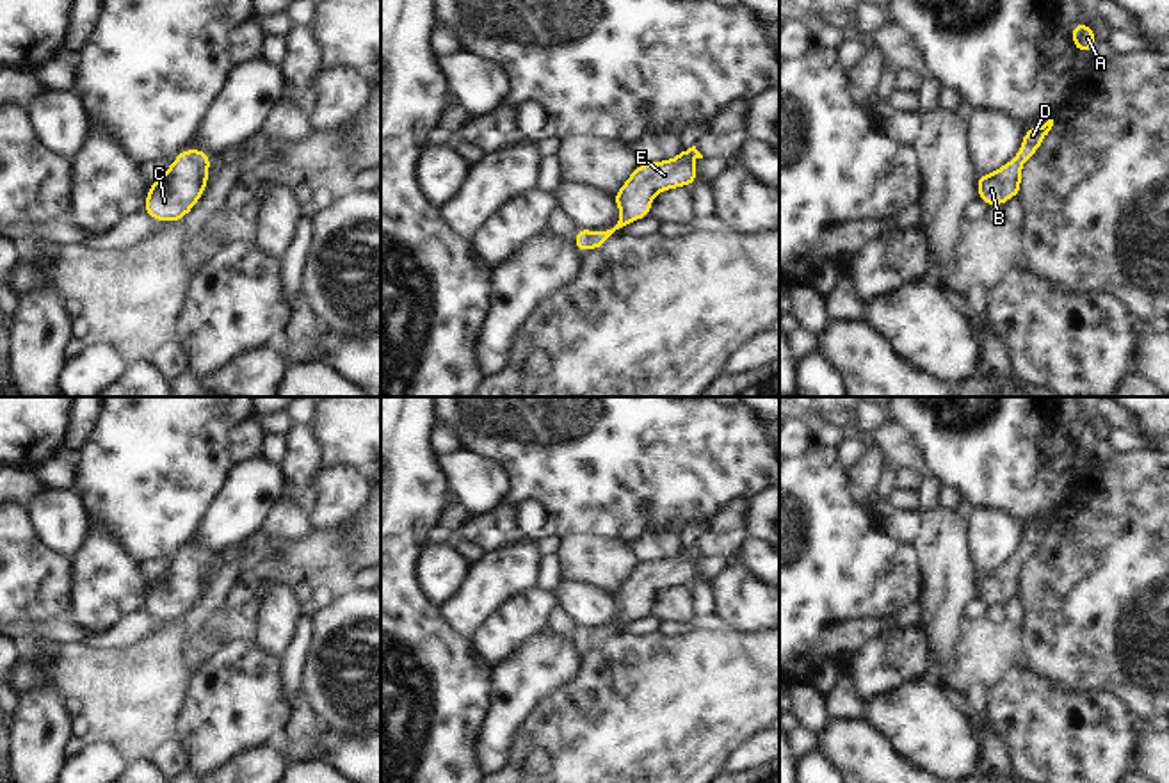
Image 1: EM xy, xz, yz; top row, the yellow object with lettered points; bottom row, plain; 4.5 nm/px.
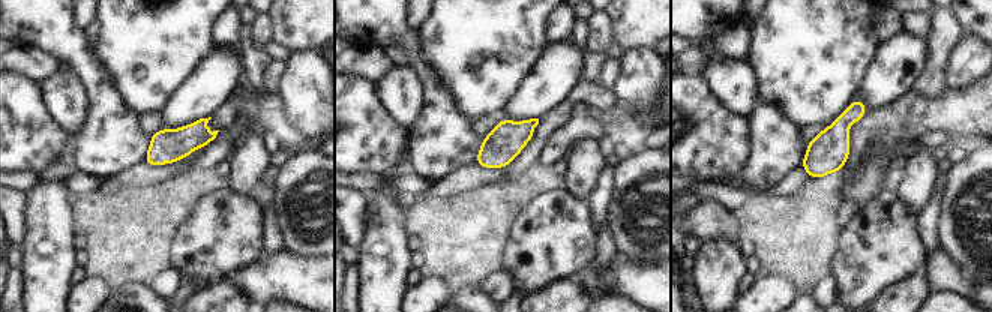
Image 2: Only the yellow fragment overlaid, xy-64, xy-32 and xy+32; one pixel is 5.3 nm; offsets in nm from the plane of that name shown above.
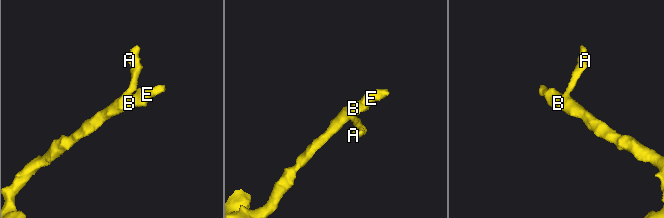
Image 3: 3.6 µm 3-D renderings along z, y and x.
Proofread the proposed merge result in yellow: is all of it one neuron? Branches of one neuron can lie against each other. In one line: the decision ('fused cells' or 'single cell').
single cell

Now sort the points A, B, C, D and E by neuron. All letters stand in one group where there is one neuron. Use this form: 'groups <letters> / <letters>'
groups A B C D E

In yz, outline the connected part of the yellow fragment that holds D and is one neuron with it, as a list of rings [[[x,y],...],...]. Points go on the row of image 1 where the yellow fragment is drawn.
[[[1048,119],[1043,126],[1030,126],[1016,157],[993,173],[977,176],[977,194],[988,206],[1005,205],[1011,198],[1021,192],[1021,167],[1041,148],[1044,137],[1053,126]]]

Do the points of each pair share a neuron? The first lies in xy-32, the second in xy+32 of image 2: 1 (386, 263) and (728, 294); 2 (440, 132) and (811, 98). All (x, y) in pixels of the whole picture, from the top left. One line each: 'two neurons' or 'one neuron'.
1: one neuron
2: two neurons

